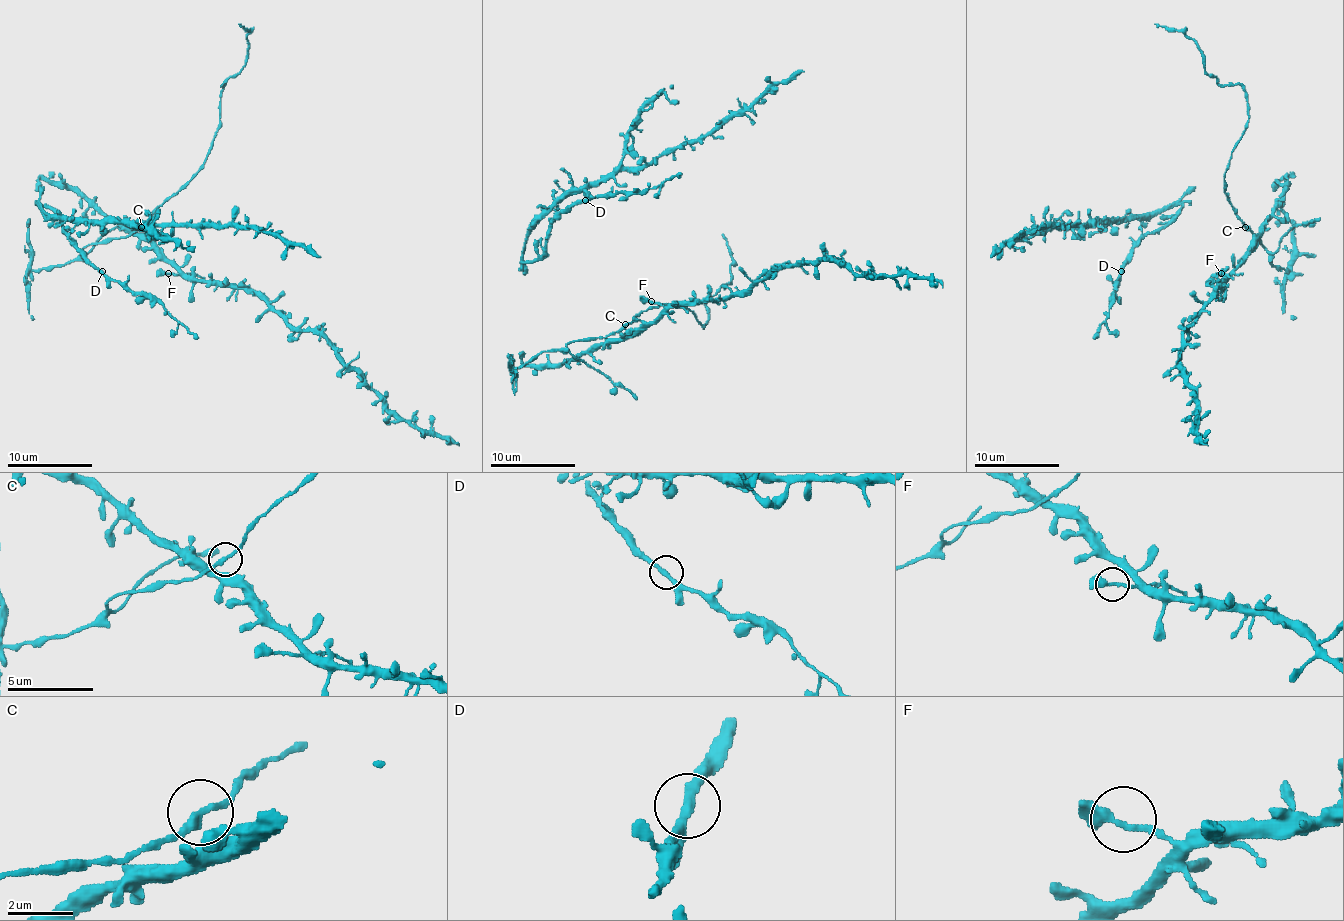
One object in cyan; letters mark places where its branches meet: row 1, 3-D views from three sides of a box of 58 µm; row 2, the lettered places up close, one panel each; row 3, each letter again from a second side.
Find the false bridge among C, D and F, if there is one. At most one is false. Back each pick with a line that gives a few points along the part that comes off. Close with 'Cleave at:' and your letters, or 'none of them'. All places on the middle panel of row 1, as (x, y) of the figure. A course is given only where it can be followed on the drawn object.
Cleave at: none of them

